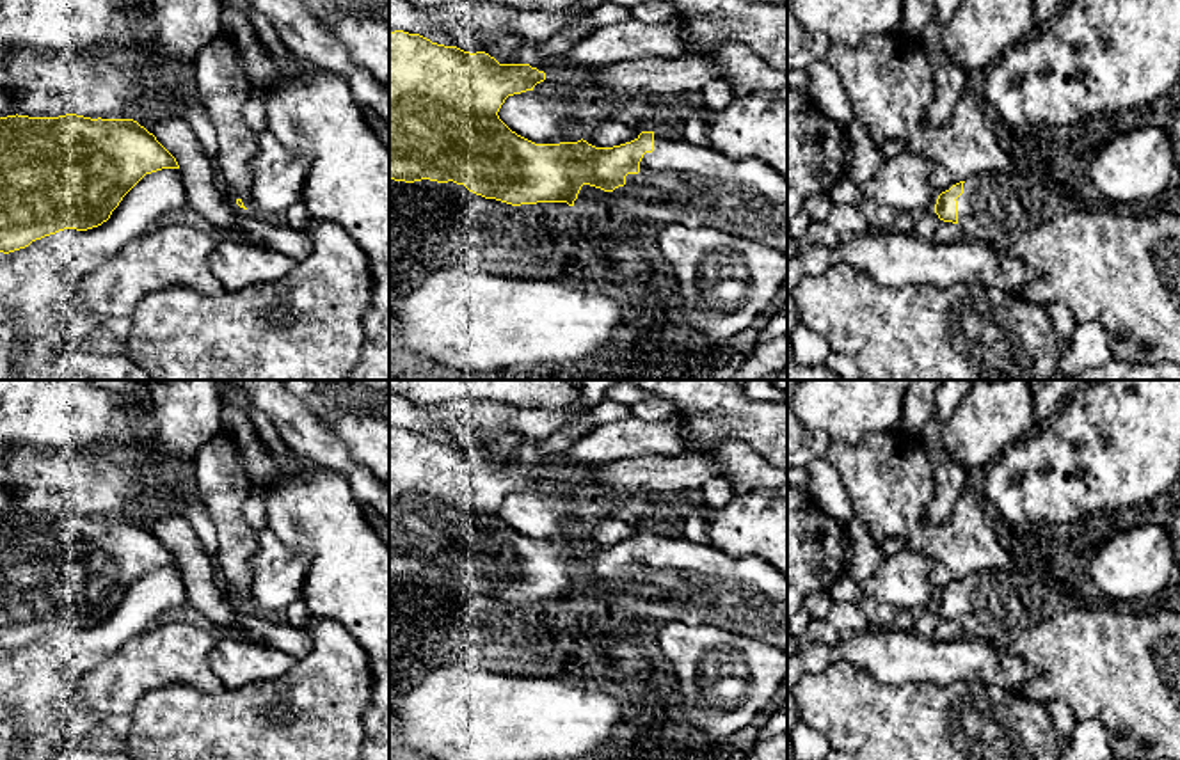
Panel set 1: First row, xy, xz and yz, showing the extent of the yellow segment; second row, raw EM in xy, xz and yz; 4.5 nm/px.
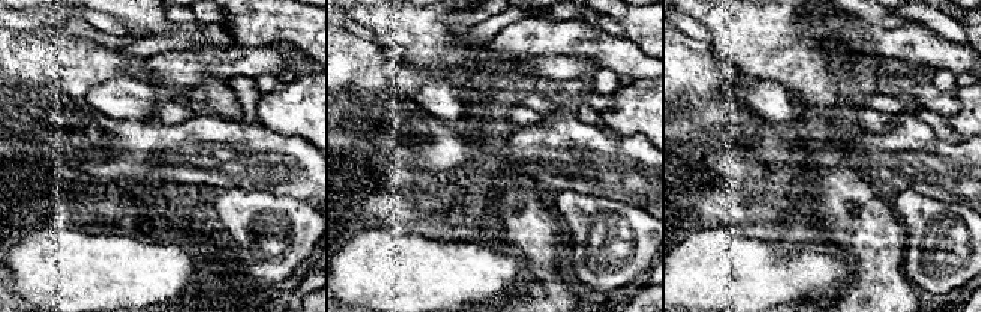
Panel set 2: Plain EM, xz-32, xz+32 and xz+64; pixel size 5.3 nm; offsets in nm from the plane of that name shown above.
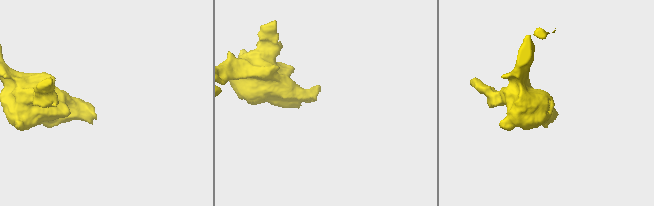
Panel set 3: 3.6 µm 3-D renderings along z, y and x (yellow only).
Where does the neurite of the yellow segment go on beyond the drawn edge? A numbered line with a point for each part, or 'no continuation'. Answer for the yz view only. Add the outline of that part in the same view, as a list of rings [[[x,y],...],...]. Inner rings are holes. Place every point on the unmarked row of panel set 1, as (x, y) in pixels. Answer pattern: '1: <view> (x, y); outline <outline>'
1: yz (988, 608); outline [[[993,570],[972,572],[958,598],[958,623],[967,637],[1006,648],[1025,625],[1025,607],[1009,577]]]

